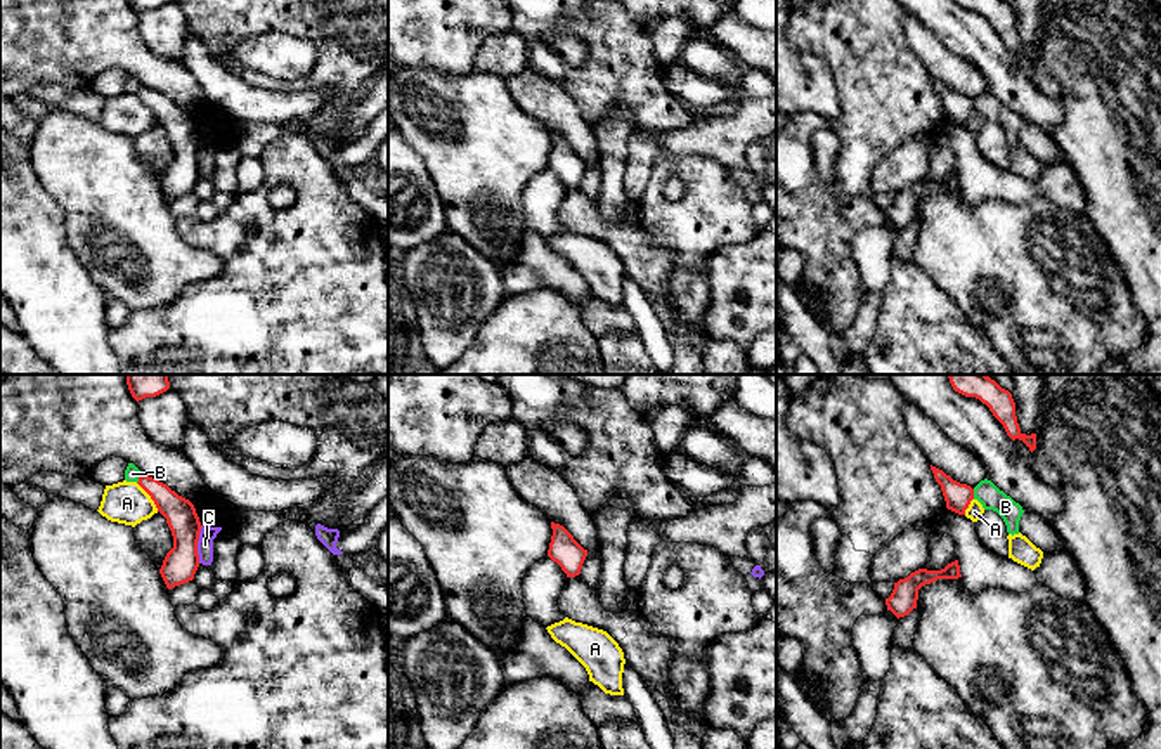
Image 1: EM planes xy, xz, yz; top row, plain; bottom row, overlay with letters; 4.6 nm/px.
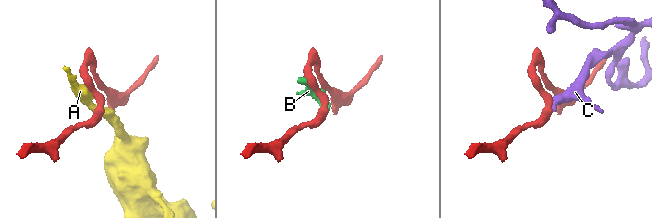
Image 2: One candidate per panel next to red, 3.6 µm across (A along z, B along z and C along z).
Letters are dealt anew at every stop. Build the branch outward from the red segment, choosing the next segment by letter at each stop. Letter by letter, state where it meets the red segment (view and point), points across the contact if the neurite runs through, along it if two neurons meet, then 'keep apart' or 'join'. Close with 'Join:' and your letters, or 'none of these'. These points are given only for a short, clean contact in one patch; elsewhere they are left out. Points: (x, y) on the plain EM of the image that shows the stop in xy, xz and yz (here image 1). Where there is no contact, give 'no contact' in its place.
A: xy (149, 106) | along xy (136, 94), (158, 122) | keep apart
B: yz (972, 106) | along yz (972, 101), (974, 110) | keep apart
C: xy (196, 156) | along xy (203, 137), (198, 148), (198, 174) | keep apart
Join: none of these

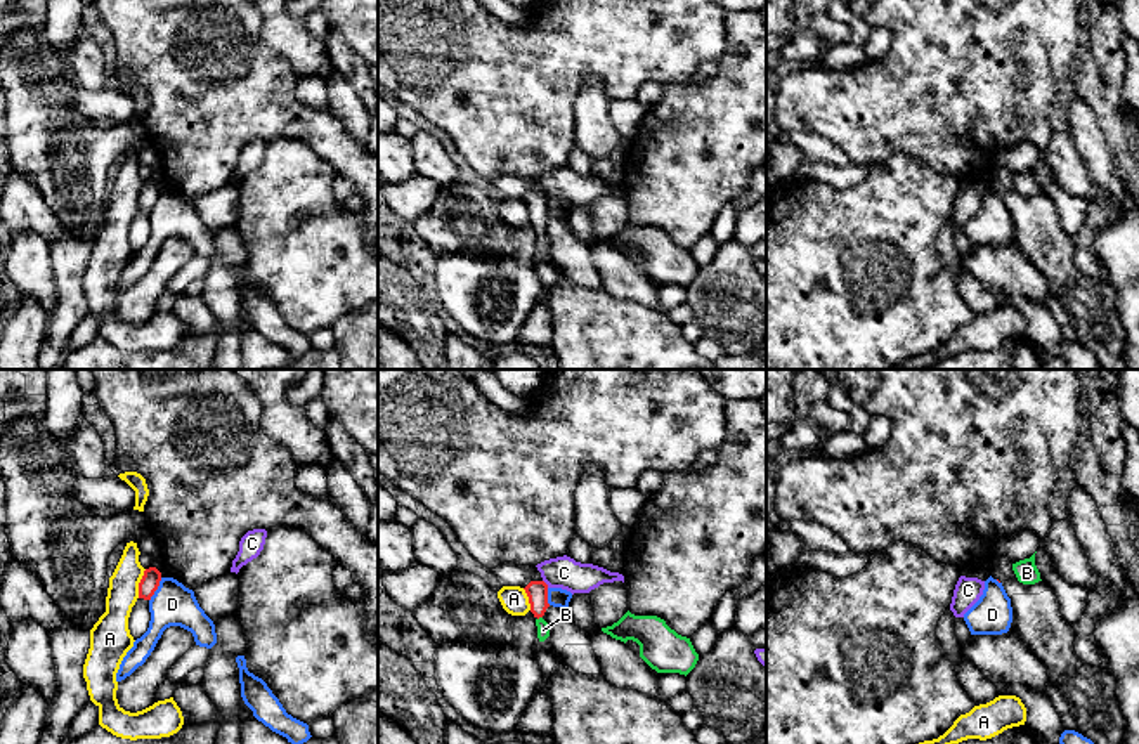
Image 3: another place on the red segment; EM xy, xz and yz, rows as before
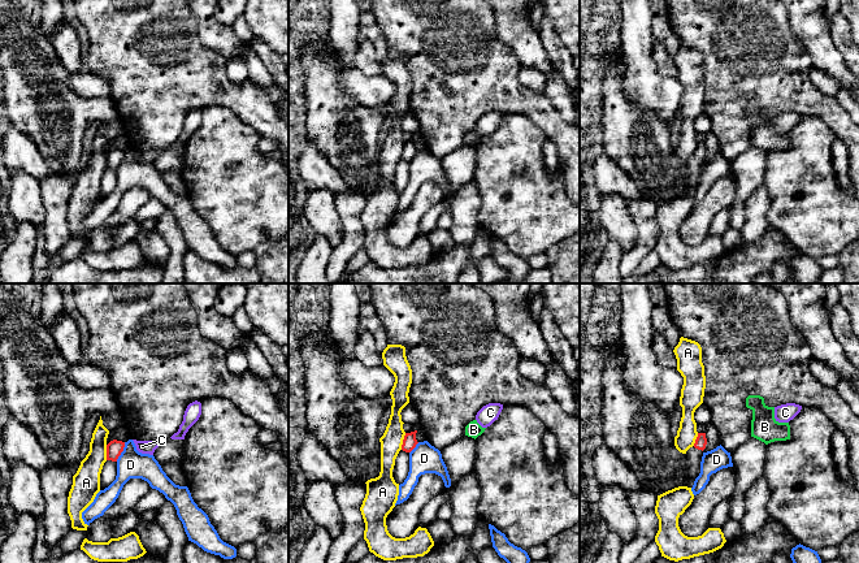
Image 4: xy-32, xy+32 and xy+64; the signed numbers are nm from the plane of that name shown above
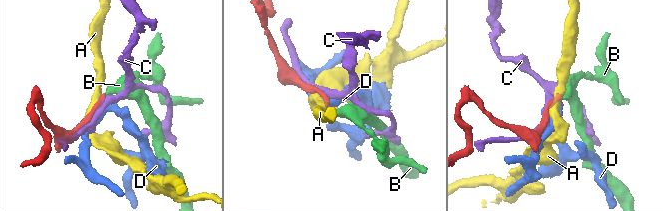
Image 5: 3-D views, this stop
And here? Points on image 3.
A: xy (139, 195) | along xy (146, 181), (137, 208) | keep apart
B: xz (540, 228) | across xz (536, 202), (540, 228), (543, 241) | join
C: xz (545, 195) | keep apart
D: xy (156, 200) | along xy (162, 189), (149, 212) | keep apart
Join: B

